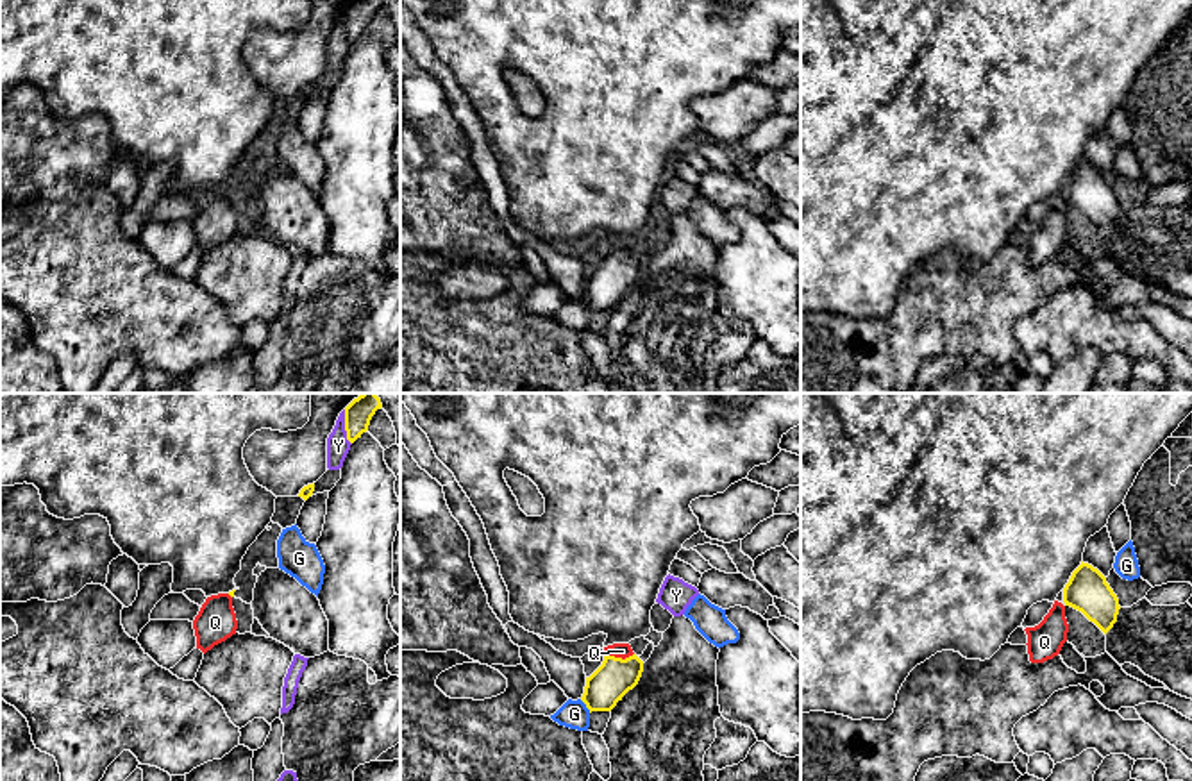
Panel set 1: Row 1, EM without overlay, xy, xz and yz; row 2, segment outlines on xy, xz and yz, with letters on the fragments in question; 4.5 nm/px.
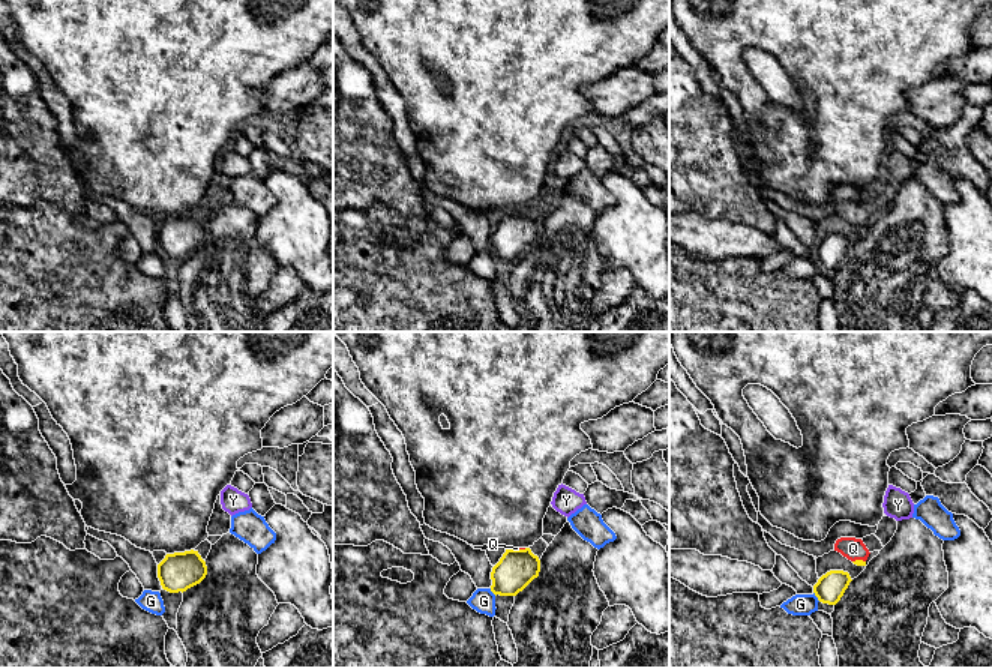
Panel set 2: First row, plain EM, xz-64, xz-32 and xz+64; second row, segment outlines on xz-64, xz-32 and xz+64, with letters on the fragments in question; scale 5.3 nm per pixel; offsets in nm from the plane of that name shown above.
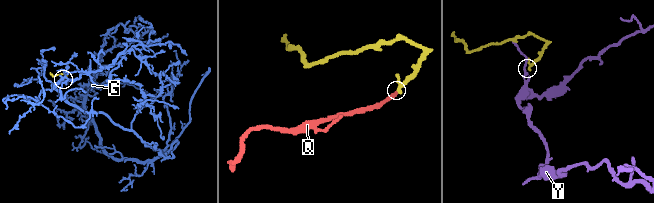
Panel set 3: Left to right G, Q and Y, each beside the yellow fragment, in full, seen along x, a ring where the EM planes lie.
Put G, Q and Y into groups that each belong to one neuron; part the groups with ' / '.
G / Q / Y

